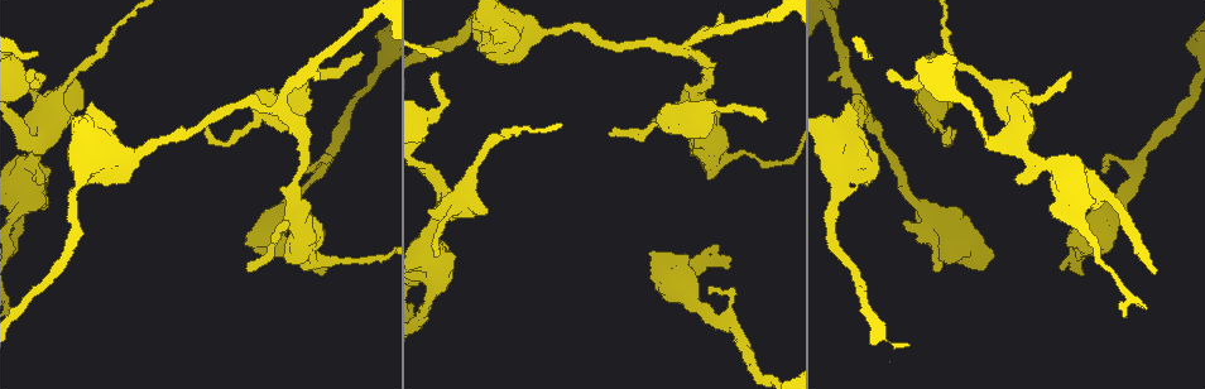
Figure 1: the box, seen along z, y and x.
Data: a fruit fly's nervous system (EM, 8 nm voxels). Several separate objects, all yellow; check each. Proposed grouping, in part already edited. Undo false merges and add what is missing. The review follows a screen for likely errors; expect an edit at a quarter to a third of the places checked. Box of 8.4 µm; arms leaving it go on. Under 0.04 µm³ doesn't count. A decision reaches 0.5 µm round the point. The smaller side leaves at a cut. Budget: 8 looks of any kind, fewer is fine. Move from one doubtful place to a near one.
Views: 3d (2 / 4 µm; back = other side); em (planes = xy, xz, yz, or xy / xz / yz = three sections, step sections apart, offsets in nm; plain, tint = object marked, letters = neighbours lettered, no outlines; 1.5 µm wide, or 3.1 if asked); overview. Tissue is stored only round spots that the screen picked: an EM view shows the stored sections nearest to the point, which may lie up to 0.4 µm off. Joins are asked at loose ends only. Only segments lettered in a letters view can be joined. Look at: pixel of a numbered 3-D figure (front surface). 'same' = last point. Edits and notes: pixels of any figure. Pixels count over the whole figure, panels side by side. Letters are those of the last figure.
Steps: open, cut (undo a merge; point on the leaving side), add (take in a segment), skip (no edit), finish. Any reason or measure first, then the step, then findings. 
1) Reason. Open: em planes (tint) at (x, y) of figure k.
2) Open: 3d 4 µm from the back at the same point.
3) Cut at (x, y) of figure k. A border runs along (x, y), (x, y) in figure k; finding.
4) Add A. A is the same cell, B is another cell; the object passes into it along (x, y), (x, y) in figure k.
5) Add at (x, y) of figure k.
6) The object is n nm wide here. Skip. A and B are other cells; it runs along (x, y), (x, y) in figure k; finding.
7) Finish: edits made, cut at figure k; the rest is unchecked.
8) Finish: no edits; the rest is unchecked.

Free end. Open: em planes (letters) at (612, 130) of figure 1.

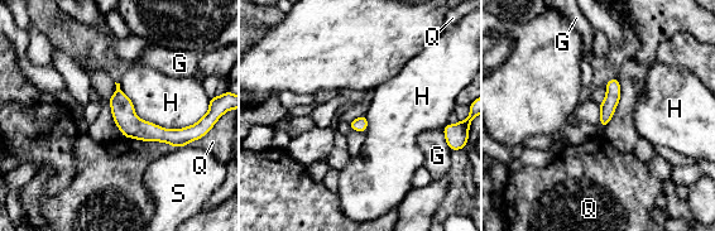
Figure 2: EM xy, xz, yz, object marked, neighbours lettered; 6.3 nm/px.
The longest contact is with H, 600 nm. Skip. G, H, Q and S are other cells; a border runs along (119, 83), (161, 126), (205, 115) in figure 2; no lettered segment goes on from it.

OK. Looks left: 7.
Branch stops here. Open: em planes (letters) at (935, 53) of figure 1.

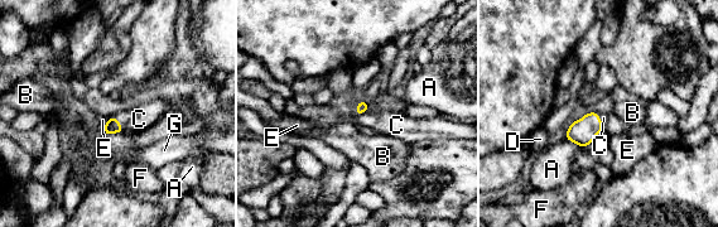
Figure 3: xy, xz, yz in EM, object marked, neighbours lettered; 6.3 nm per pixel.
Add C. C is the same cell, A, B, D, E, F and G are other cells; the object passes into it along (111, 126), (116, 120), (139, 119) in figure 3; it goes on there.

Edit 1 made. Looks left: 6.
Free end. Open: em planes (letters) at (319, 273) of figure 1.

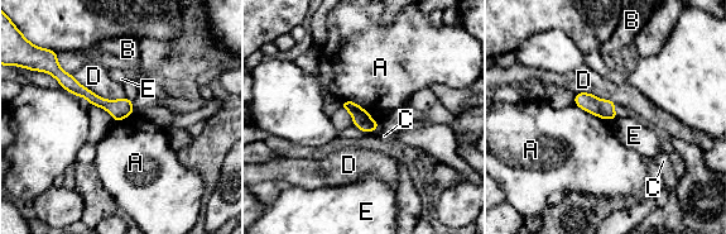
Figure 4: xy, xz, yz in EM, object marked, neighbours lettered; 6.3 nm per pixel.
The object is 110 nm wide here. Skip. A, B, C, D and E are other cells; it runs along (56, 67), (95, 100), (129, 110) in figure 4; no lettered segment goes on from it.

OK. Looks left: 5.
Finish: edits made, add at figure 3; the rest is unchecked.

